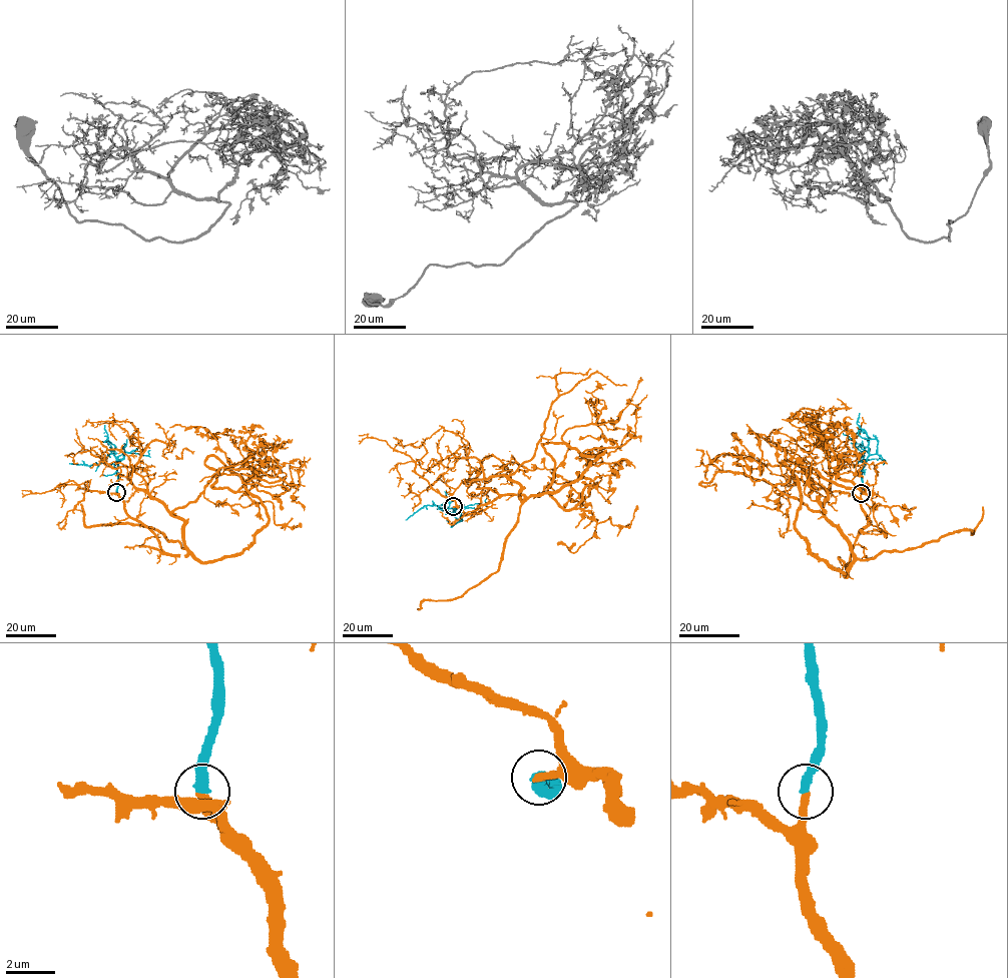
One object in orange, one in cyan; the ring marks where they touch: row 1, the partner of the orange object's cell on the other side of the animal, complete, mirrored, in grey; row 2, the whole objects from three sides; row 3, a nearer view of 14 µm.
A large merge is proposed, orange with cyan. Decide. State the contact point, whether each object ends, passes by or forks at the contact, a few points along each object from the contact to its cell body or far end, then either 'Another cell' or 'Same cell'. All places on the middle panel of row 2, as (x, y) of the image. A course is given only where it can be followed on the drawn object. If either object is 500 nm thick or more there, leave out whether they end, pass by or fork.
Place: (453, 506). At the ring orange ends. At the ring cyan ends. Course of orange: (454, 507), (556, 493), (604, 451), (541, 444), (565, 509), (589, 486), (581, 497), (553, 469), (506, 461). Course of cyan: (454, 507), (453, 513), (439, 506), (424, 505), (406, 520). Same cell

